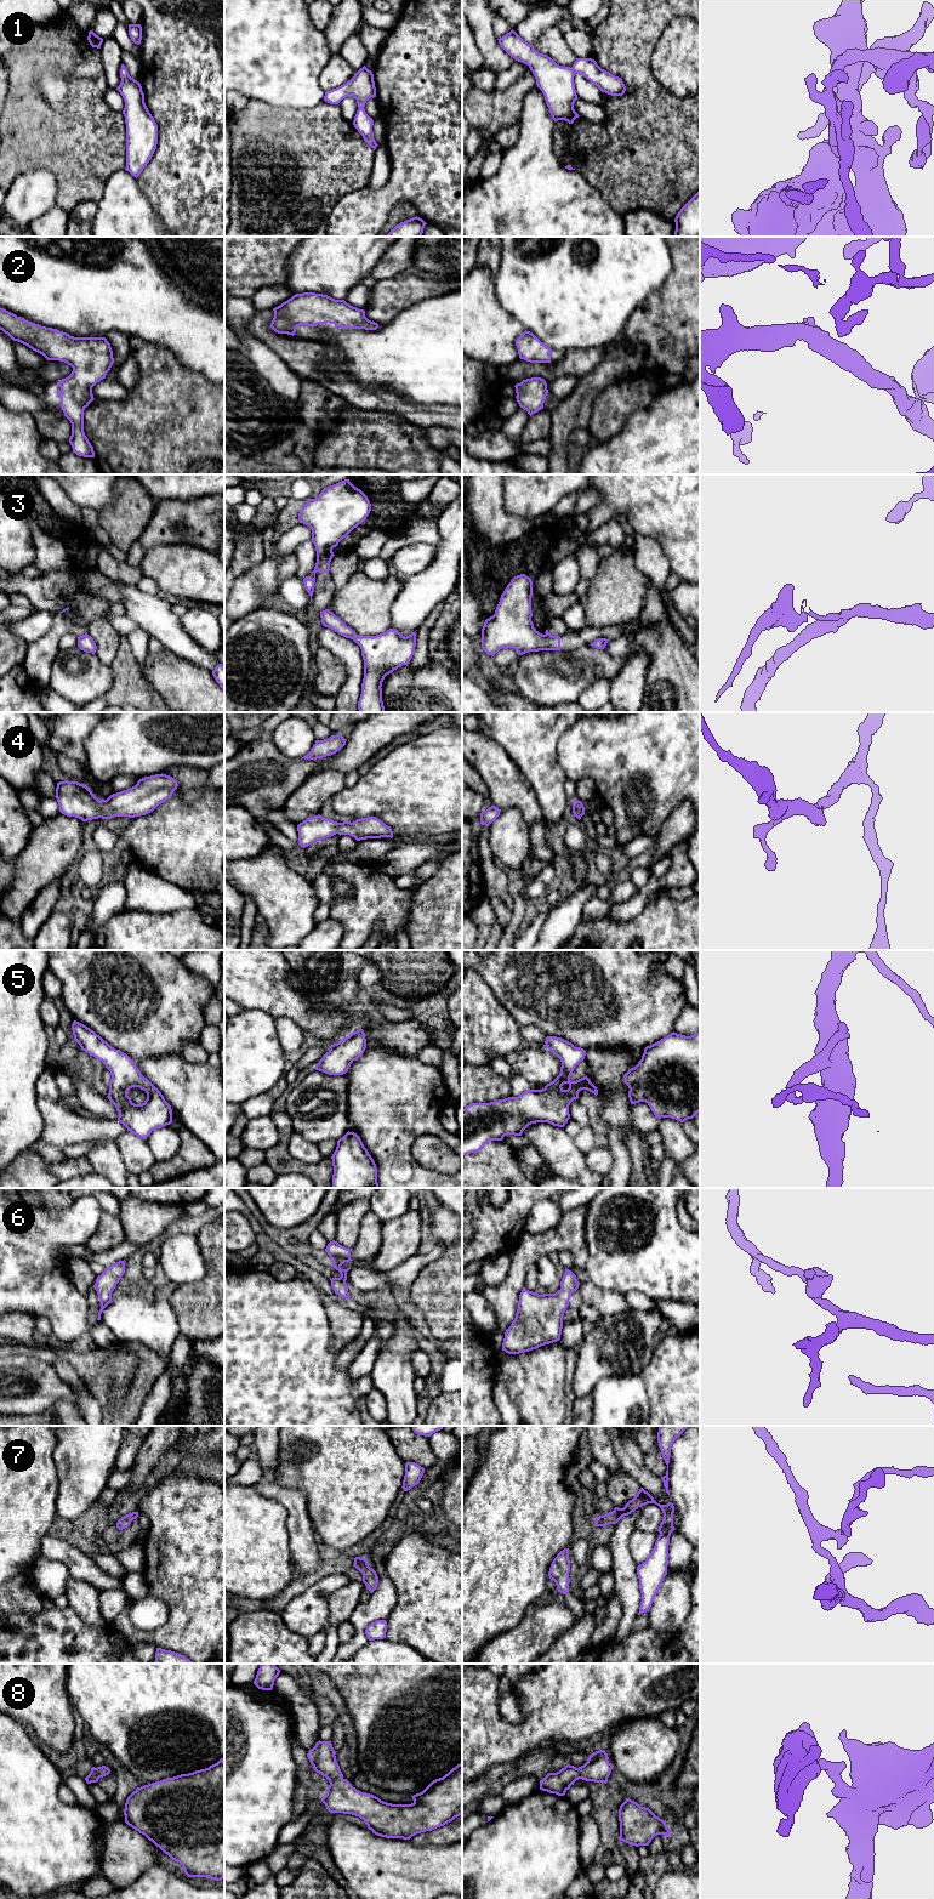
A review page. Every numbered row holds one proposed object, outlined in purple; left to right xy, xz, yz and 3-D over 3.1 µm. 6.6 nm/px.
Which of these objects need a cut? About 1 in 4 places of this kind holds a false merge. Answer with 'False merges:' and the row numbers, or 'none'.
False merges: 3

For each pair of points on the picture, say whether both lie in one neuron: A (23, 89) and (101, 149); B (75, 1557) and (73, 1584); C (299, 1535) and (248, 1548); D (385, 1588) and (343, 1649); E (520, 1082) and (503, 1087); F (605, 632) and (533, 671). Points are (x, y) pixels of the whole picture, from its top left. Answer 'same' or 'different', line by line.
A: same
B: different
C: different
D: same
E: different
F: different

